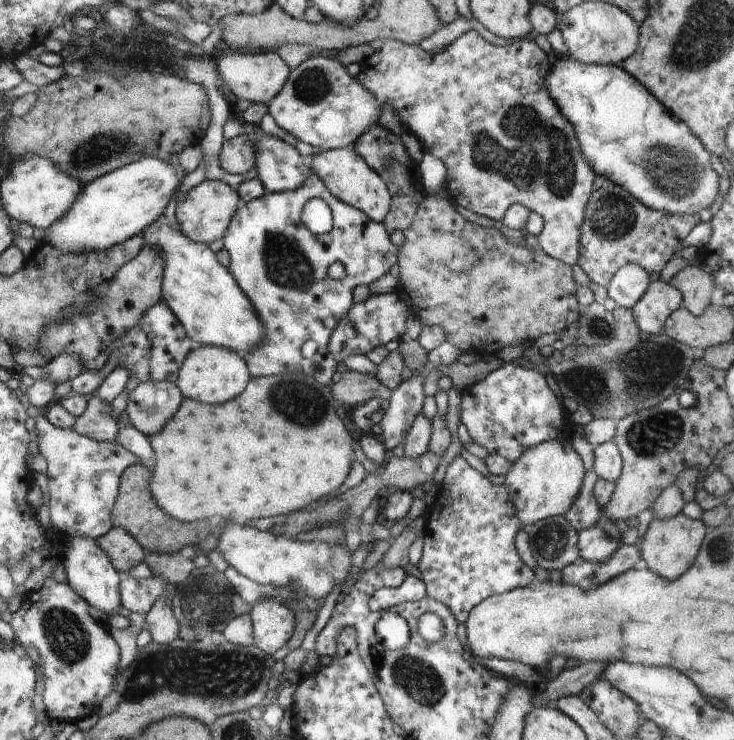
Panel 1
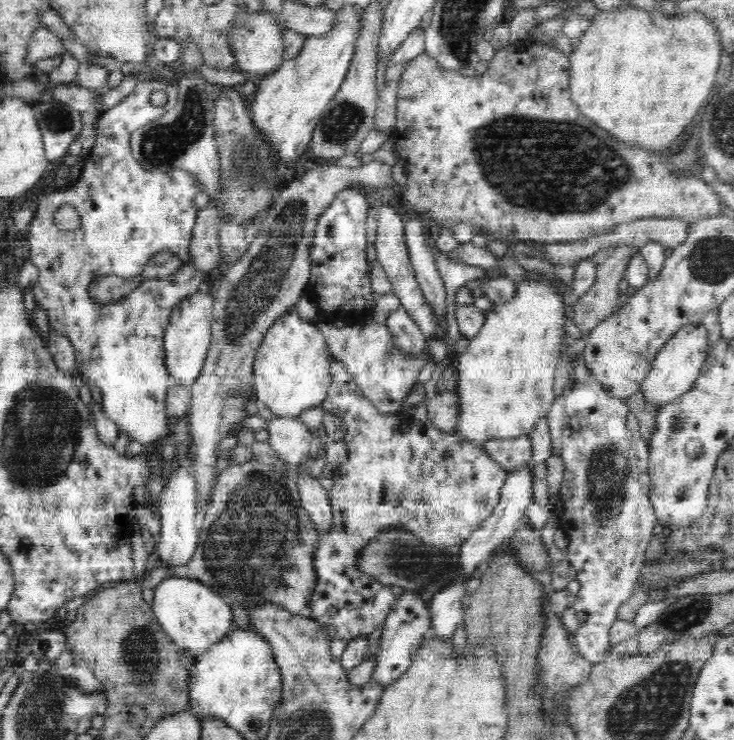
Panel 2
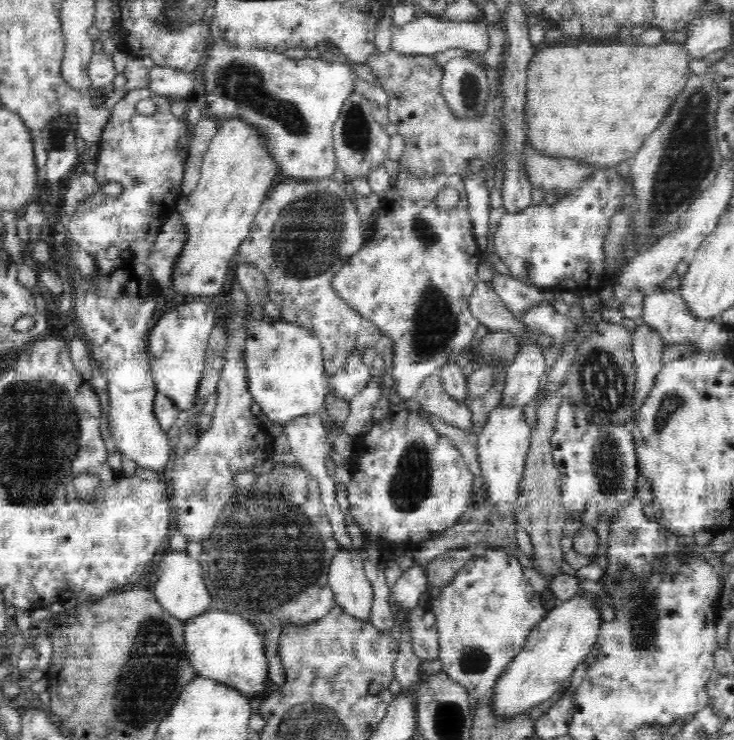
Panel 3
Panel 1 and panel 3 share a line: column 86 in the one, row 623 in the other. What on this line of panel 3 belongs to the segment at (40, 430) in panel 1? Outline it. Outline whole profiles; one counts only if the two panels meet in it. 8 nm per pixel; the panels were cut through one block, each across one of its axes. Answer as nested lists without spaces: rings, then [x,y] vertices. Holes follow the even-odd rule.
[[[500,550],[472,558],[450,584],[442,586],[430,608],[440,636],[438,660],[448,676],[468,688],[474,702],[488,700],[488,688],[492,688],[496,676],[524,648],[528,632],[548,616],[542,596],[524,580],[518,558]]]

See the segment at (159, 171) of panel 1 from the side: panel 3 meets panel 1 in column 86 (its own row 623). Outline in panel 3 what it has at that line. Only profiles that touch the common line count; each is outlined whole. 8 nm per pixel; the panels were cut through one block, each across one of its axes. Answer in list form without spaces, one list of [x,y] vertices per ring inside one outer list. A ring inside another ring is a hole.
[[[210,610],[204,616],[186,622],[186,650],[190,664],[202,678],[238,692],[250,706],[256,708],[268,696],[266,686],[268,680],[272,680],[272,672],[270,658],[264,650],[264,636],[242,616]]]

